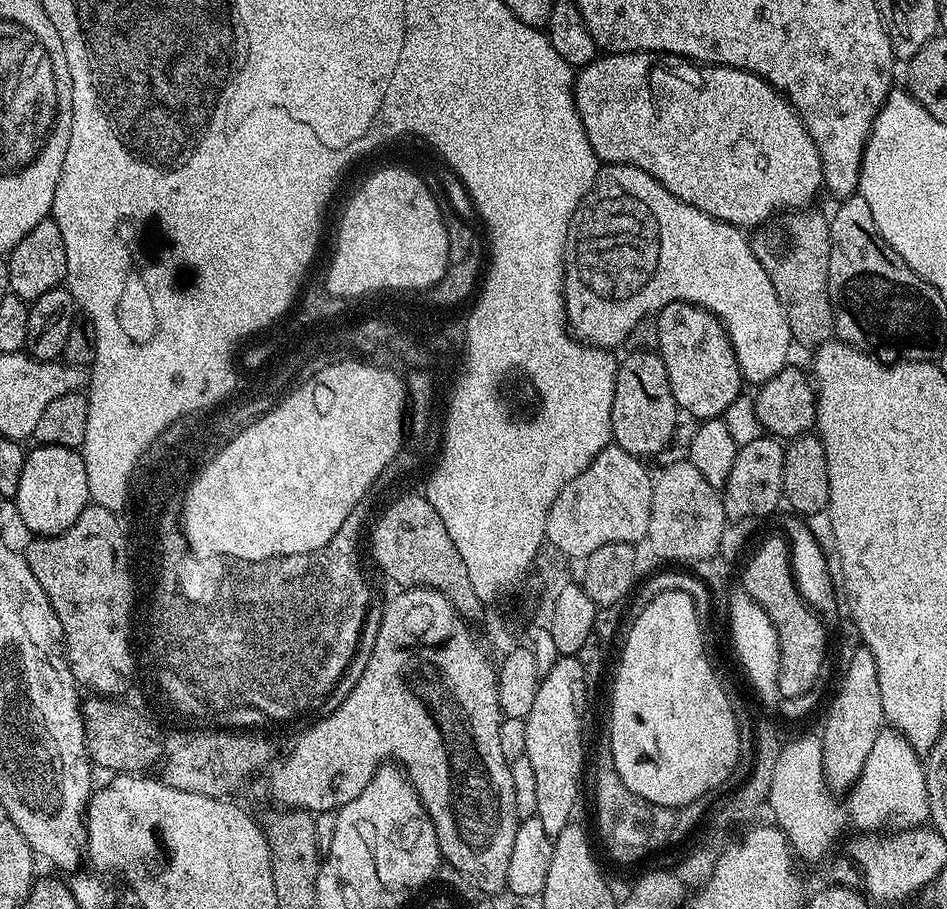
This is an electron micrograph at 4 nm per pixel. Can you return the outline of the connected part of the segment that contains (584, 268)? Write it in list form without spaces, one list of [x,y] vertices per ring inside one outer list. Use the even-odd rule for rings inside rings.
[[[604,164],[596,174],[594,186],[590,186],[590,190],[574,210],[574,218],[570,222],[570,230],[566,234],[566,246],[564,247],[564,316],[568,320],[572,335],[577,340],[590,344],[594,348],[616,350],[619,344],[623,345],[627,341],[630,330],[634,330],[634,326],[638,326],[641,320],[649,319],[653,314],[659,314],[666,305],[674,302],[696,304],[708,312],[713,312],[719,318],[720,324],[724,327],[724,332],[728,335],[728,340],[732,344],[736,361],[740,367],[741,377],[747,383],[749,380],[752,386],[765,384],[767,380],[774,378],[774,374],[778,374],[789,363],[788,351],[794,348],[792,327],[788,321],[788,316],[784,313],[782,302],[778,302],[778,294],[774,294],[774,286],[770,286],[770,278],[766,278],[766,270],[762,270],[762,262],[758,262],[758,258],[754,258],[754,250],[749,237],[734,225],[715,220],[714,217],[707,216],[702,210],[674,198],[674,194],[670,194],[670,190],[666,190],[658,181],[650,178],[650,174],[625,164]]]

